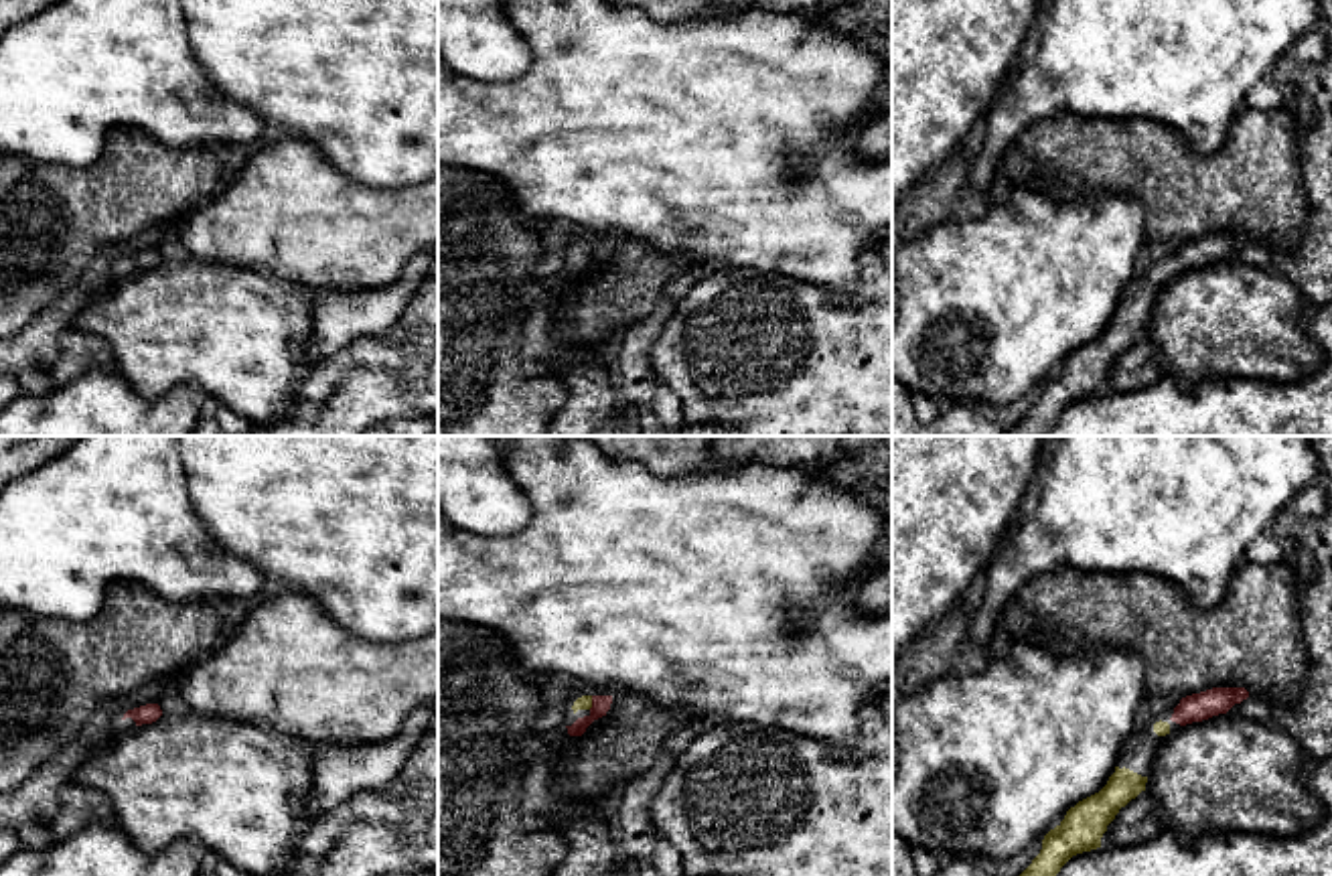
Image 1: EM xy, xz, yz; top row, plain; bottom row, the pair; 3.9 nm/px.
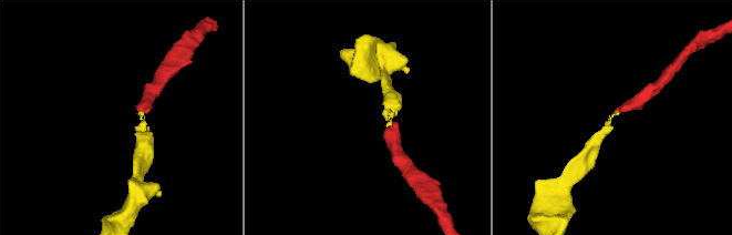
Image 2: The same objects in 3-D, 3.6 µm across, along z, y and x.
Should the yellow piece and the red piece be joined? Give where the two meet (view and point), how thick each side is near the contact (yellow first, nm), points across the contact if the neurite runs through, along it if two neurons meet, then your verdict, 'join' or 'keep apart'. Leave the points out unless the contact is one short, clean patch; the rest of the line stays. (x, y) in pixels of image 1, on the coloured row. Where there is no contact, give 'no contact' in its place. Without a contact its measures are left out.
xz (590, 702) | 60/80 nm | across xz (584, 702), (590, 702), (601, 704) | join

